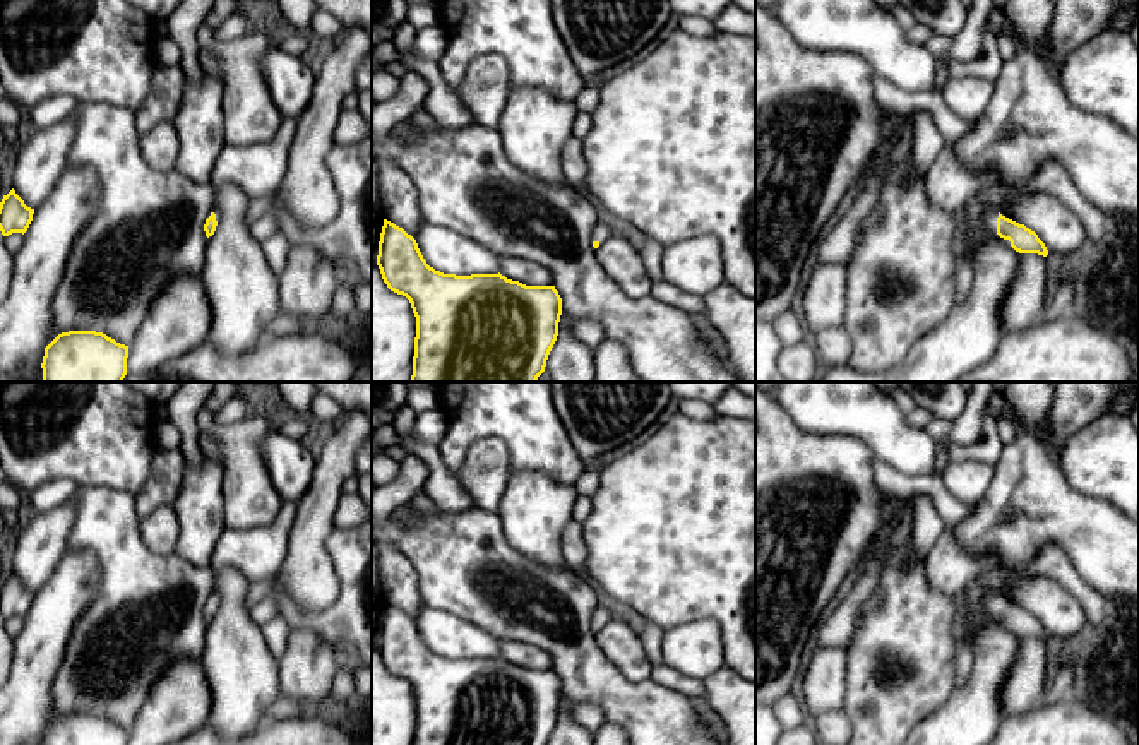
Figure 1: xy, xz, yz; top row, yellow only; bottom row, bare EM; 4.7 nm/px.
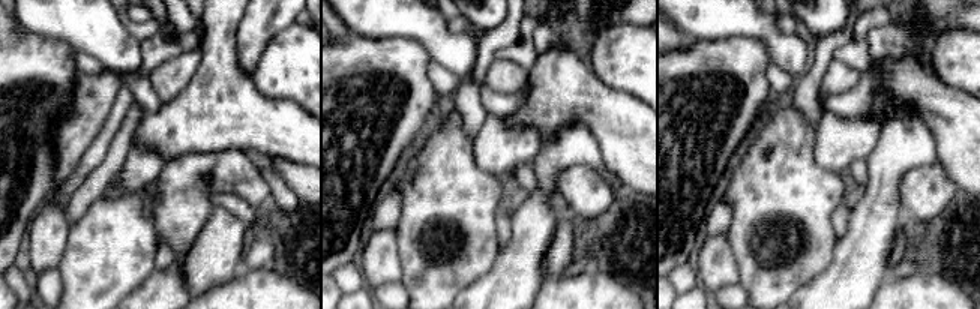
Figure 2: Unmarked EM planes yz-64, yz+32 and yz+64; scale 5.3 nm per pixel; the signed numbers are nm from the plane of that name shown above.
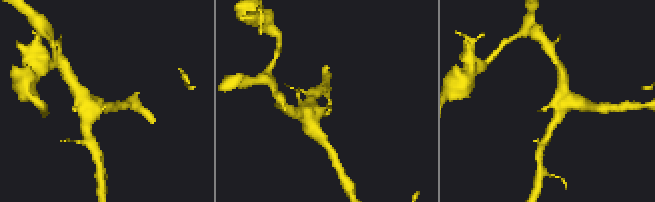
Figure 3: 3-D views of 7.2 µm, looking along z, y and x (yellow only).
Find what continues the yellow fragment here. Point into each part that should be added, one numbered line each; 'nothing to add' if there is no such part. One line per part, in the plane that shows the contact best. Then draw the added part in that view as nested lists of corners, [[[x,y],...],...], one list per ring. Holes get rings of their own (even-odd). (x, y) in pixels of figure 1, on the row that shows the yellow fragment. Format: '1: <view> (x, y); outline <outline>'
1: yz (990, 214); outline [[[988,207],[988,209],[985,211],[985,214],[983,214],[985,224],[987,224],[987,228],[988,228],[988,231],[990,231],[992,236],[999,236],[999,235],[997,235],[997,218],[999,218],[1000,214],[1005,216],[1004,212],[997,211],[995,207]],[[1005,216],[1005,218],[1007,218],[1007,216]]]

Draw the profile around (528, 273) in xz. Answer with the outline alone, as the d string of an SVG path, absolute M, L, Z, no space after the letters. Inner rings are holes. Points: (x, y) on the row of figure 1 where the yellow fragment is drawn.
M500 259L500 274L526 286L552 286L550 269L524 259Z

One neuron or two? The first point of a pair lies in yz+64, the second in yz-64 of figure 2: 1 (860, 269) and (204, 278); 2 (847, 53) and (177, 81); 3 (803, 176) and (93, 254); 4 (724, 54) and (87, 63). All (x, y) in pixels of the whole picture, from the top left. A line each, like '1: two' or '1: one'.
1: two
2: two
3: one
4: two

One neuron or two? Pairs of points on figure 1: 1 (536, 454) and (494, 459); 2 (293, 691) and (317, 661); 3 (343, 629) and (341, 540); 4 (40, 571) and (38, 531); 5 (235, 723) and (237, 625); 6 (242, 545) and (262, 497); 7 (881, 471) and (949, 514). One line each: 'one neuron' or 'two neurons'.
1: two neurons
2: one neuron
3: one neuron
4: one neuron
5: one neuron
6: two neurons
7: one neuron

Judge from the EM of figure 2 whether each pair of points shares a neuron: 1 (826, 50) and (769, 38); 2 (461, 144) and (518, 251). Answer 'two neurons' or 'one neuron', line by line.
1: two neurons
2: two neurons

